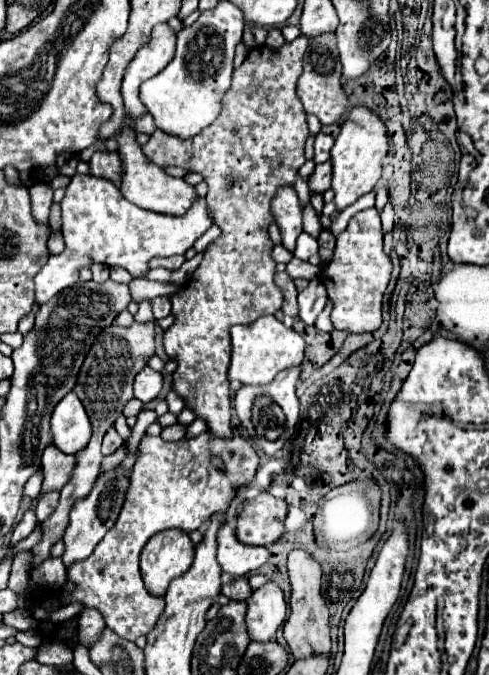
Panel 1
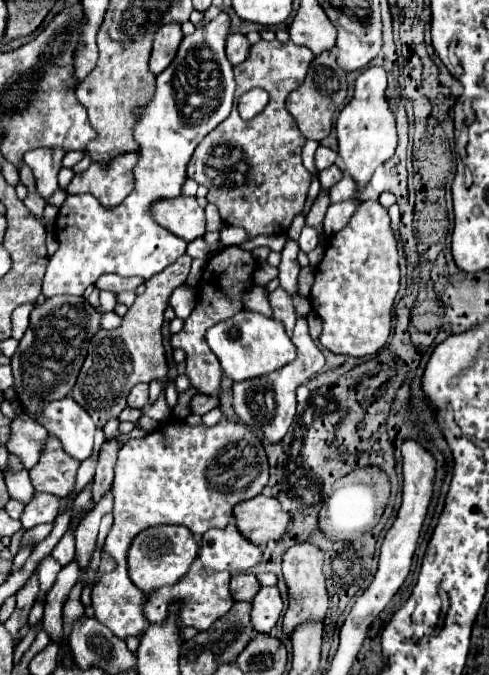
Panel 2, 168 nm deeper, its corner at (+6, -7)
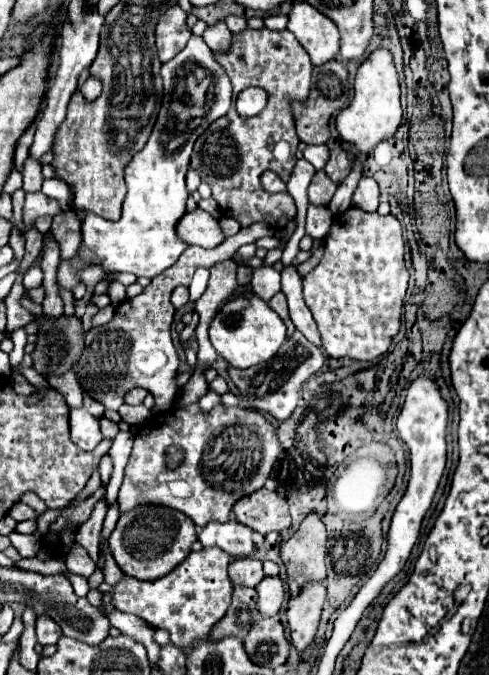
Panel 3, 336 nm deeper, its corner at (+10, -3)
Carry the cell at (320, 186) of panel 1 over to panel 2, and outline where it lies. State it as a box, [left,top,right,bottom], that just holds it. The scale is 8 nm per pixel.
[320,164,342,188]

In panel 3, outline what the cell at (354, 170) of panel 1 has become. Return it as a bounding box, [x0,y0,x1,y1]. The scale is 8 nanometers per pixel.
[336,48,402,154]

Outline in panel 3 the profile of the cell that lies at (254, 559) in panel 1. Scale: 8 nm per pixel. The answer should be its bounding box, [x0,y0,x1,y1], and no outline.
[198,520,254,558]

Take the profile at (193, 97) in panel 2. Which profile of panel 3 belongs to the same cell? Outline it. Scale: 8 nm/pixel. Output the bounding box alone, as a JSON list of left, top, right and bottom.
[56,36,232,290]

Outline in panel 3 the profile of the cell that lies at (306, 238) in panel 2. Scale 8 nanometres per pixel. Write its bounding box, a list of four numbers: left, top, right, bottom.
[306,204,332,240]

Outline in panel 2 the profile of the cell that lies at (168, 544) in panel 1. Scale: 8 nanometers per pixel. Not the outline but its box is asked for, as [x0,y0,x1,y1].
[128,524,200,594]

